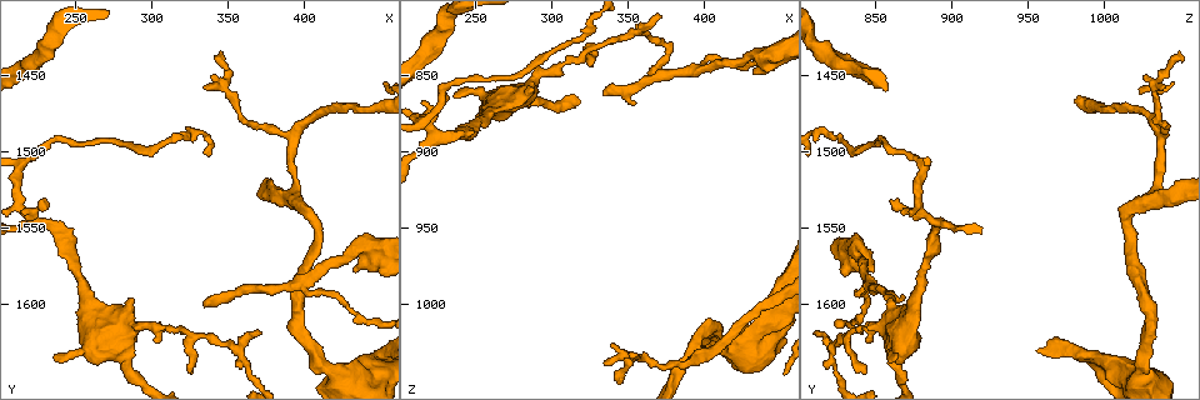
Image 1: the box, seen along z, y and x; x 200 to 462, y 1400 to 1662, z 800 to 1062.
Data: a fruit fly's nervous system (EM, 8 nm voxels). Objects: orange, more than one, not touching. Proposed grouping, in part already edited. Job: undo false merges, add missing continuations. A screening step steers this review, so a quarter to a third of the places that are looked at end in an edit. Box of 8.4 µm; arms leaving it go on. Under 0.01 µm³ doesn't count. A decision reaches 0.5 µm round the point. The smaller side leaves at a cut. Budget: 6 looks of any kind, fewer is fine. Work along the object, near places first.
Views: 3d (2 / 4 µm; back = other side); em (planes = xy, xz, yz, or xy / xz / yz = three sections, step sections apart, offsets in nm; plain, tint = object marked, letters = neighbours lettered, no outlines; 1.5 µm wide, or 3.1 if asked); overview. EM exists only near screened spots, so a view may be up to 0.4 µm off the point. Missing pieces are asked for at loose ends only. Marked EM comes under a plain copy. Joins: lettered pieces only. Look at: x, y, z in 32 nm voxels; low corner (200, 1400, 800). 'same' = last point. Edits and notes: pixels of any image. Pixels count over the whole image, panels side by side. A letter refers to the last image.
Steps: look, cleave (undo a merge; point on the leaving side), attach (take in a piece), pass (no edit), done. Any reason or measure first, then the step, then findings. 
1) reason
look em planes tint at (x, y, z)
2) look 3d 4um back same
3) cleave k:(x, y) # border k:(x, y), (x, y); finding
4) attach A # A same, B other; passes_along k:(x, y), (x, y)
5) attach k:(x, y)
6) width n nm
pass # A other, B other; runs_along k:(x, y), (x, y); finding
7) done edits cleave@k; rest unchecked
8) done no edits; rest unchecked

calibre changes
look em yz step 4 tint at (282, 1642, 866)

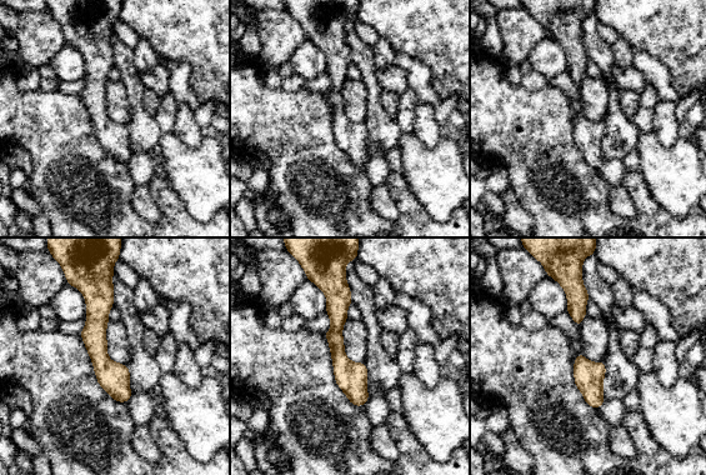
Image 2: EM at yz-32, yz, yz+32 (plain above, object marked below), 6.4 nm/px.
cut it another way
look em planes letters same

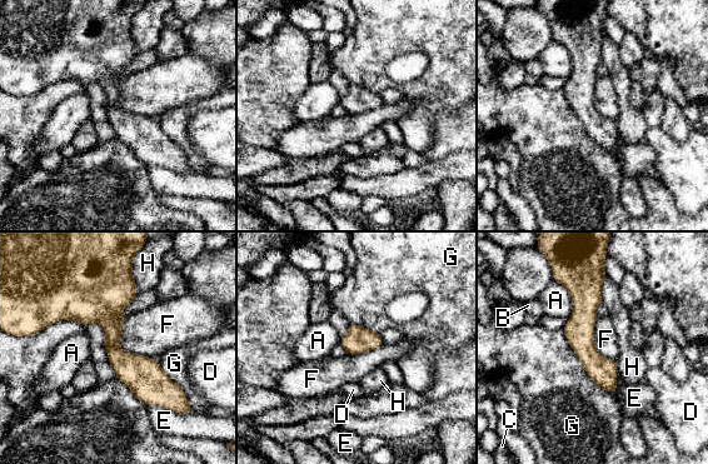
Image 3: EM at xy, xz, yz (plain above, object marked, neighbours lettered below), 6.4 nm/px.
width 180 nm
pass # A other, B other, C other, D other, E other, F other, G other, H other; border 3:(125, 317), (119, 345), (151, 358); one neuron here

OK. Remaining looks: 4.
look 3d 2um at (334, 1600, 862)

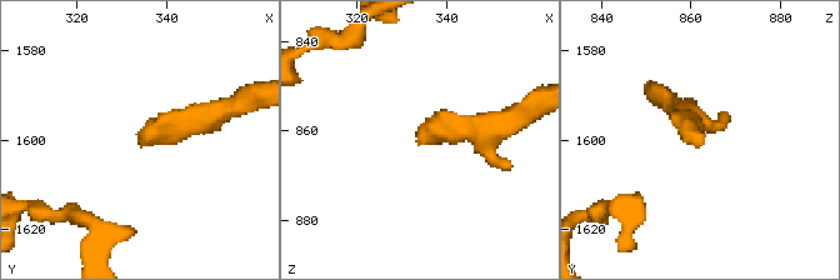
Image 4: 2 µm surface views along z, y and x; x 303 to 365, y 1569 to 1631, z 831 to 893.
now the EM
look em xy step 4 letters at (334, 1602, 862)

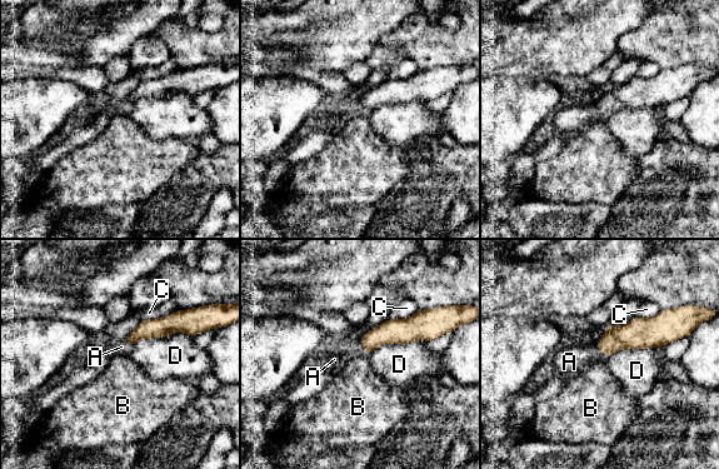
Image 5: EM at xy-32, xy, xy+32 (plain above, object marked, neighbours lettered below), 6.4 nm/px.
look em planes letters same

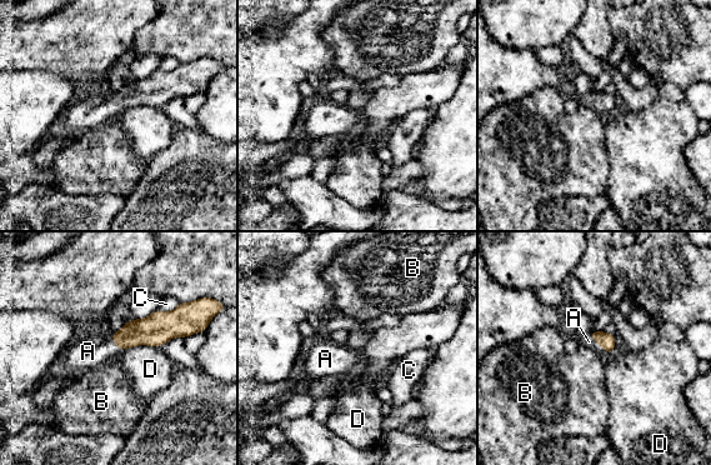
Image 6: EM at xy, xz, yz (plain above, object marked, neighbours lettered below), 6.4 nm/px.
attach A # A same, B other, C other, D other; passes_along 6:(605, 340), (600, 345), (589, 341); the neuron continues

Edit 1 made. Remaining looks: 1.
done edits attach@6; rest unchecked

